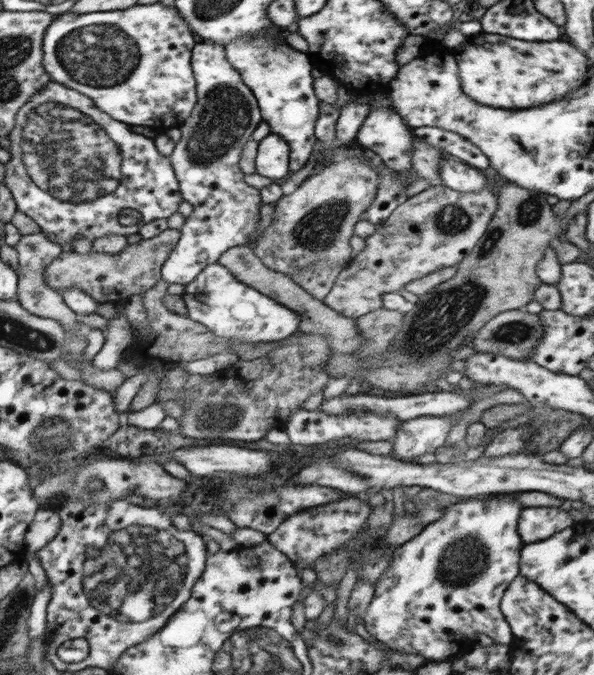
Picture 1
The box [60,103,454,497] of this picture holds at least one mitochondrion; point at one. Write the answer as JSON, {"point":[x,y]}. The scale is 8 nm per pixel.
{"point":[317,231]}

